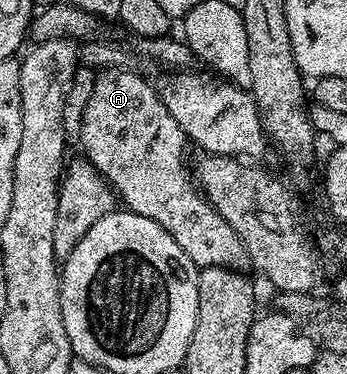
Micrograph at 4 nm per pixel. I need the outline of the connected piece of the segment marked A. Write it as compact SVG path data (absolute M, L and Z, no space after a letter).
M113 67L101 70L97 74L94 94L90 96L90 102L86 104L86 113L82 117L82 133L78 143L79 146L84 146L83 154L94 165L94 169L98 169L100 176L108 181L119 202L135 215L150 217L150 221L162 225L162 229L166 229L166 233L170 233L170 237L178 241L182 253L186 253L186 257L194 261L197 269L243 268L246 256L242 241L196 186L190 163L184 160L184 131L178 125L178 121L170 117L166 105L160 99L159 90L155 86L151 87L142 76L128 70L124 67Z

